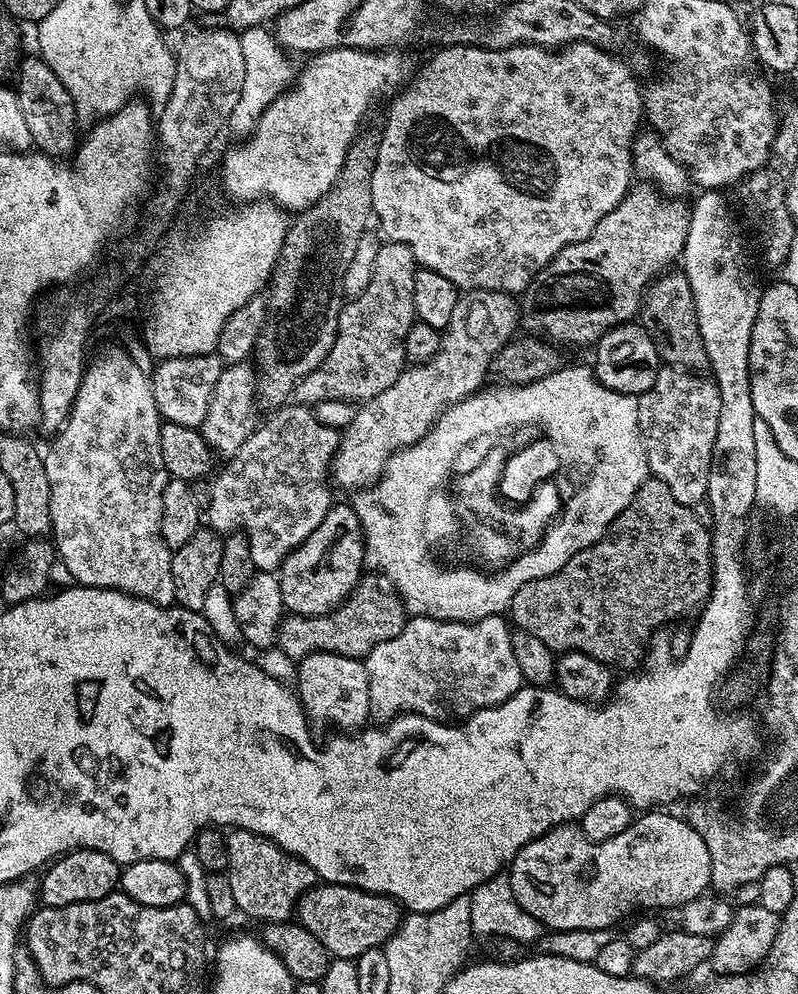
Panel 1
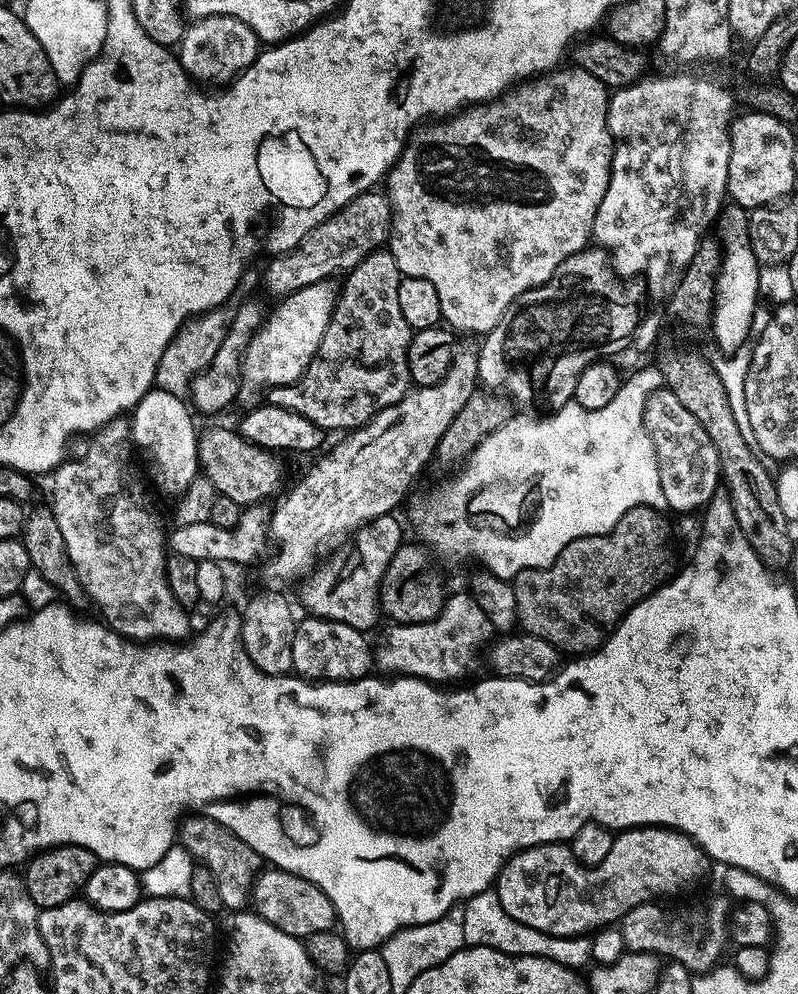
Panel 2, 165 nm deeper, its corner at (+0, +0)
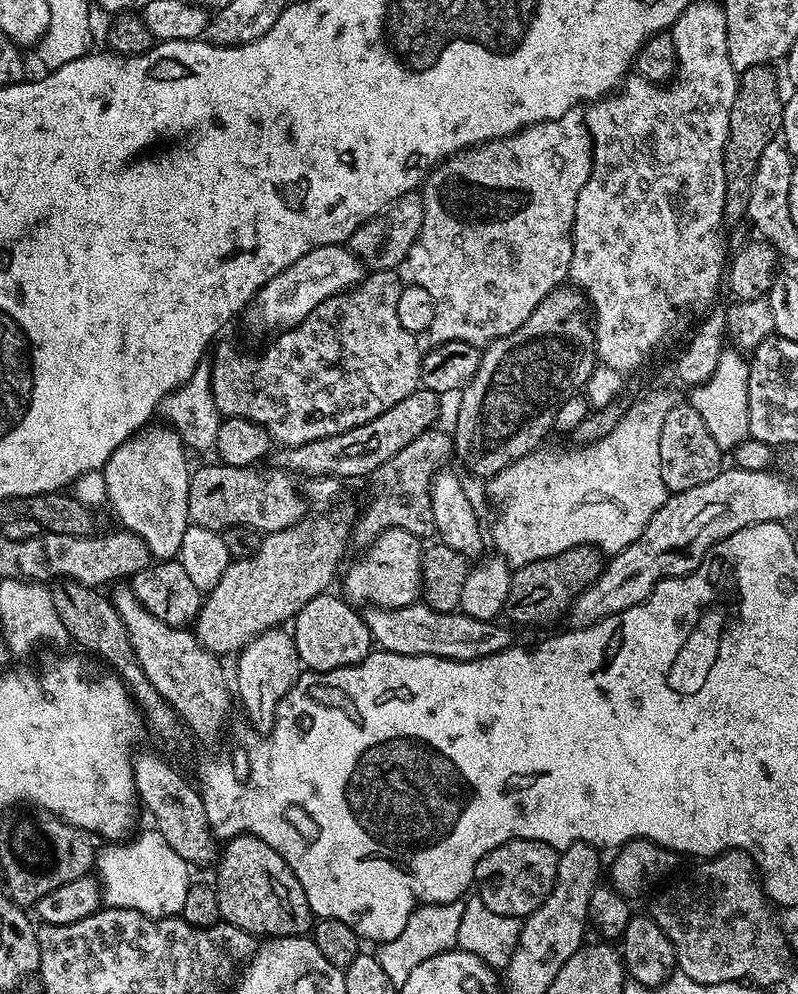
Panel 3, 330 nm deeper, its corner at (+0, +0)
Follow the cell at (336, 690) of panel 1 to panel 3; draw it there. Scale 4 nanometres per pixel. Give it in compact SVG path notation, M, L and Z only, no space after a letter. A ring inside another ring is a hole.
M325 594L310 598L310 602L306 602L306 606L302 606L300 613L294 617L290 631L301 665L305 669L310 668L313 673L334 672L337 668L361 664L374 648L374 641L363 615L340 596Z

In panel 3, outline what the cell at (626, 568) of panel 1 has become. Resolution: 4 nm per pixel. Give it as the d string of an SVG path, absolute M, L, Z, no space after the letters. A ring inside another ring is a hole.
M587 544L566 550L545 560L535 560L515 569L506 594L503 615L516 624L552 624L567 613L572 599L600 576L605 566L601 553Z

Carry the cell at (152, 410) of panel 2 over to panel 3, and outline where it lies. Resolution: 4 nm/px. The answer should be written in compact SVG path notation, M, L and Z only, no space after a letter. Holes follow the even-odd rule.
M151 425L118 446L117 450L110 454L110 458L107 459L100 472L104 480L108 502L117 518L122 522L121 527L142 538L149 555L157 561L175 559L179 555L182 537L191 523L189 518L191 471L186 460L186 446L174 428L161 425Z

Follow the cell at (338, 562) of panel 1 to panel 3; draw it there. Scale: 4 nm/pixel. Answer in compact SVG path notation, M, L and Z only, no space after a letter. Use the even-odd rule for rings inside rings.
M391 528L378 534L364 552L342 576L342 592L353 605L373 608L401 608L421 599L424 579L422 558L425 545L421 537L401 528Z

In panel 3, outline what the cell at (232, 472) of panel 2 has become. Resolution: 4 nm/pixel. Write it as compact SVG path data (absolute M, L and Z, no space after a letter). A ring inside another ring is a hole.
M421 386L390 410L362 426L352 427L342 434L334 434L328 438L315 439L302 446L279 449L277 465L288 471L300 471L310 476L330 476L339 480L369 477L376 472L378 466L392 458L404 446L408 446L418 434L427 432L437 423L440 410L438 400L440 398L437 393Z

